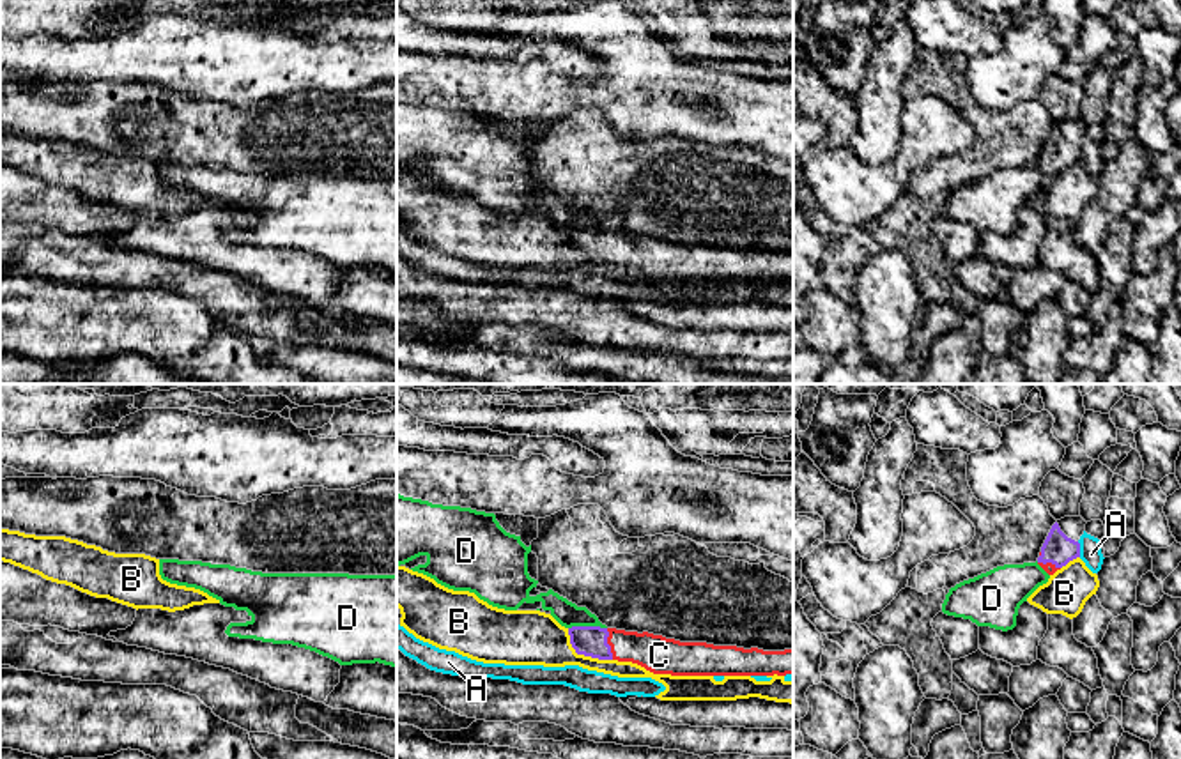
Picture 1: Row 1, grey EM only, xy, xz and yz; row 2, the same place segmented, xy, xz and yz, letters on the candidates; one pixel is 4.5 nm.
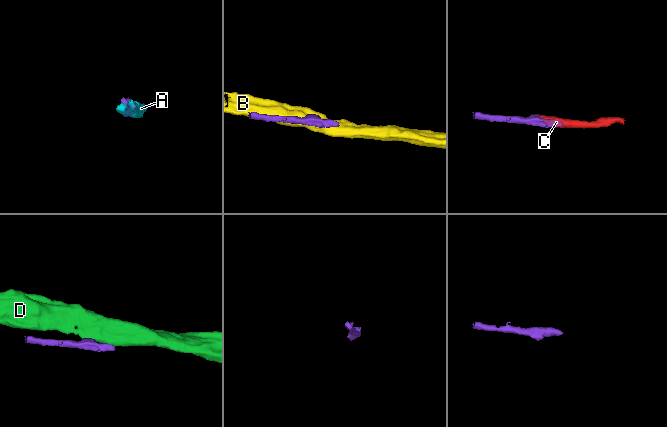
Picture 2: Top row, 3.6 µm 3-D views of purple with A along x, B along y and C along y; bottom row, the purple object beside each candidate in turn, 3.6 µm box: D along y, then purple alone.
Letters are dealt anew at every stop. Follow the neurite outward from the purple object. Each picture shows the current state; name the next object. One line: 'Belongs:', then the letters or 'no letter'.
Belongs: C

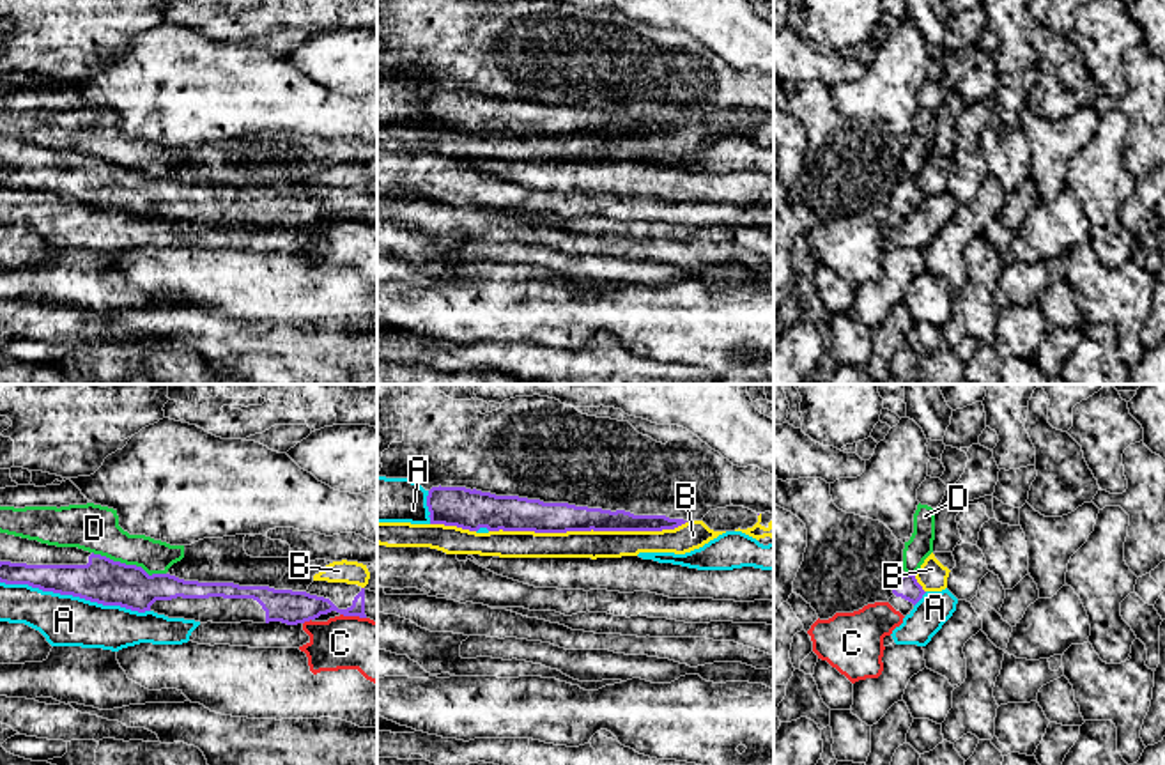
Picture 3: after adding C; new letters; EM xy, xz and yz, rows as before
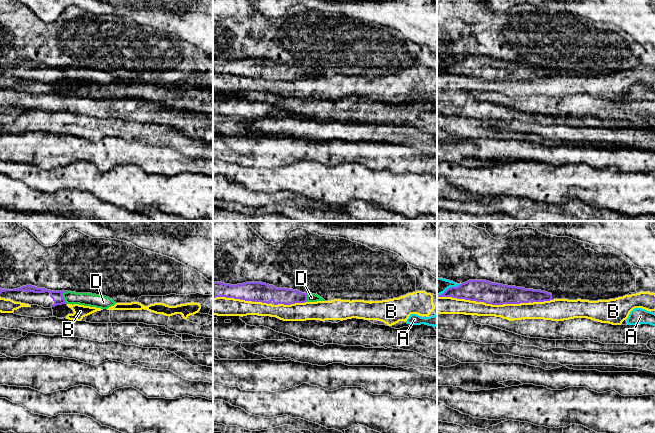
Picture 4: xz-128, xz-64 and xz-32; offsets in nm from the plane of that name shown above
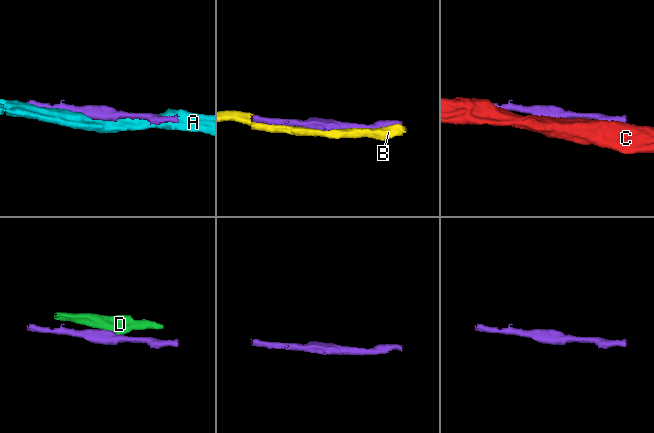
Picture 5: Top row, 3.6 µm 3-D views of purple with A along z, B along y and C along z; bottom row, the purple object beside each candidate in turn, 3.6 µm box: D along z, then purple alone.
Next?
Belongs: no letter

